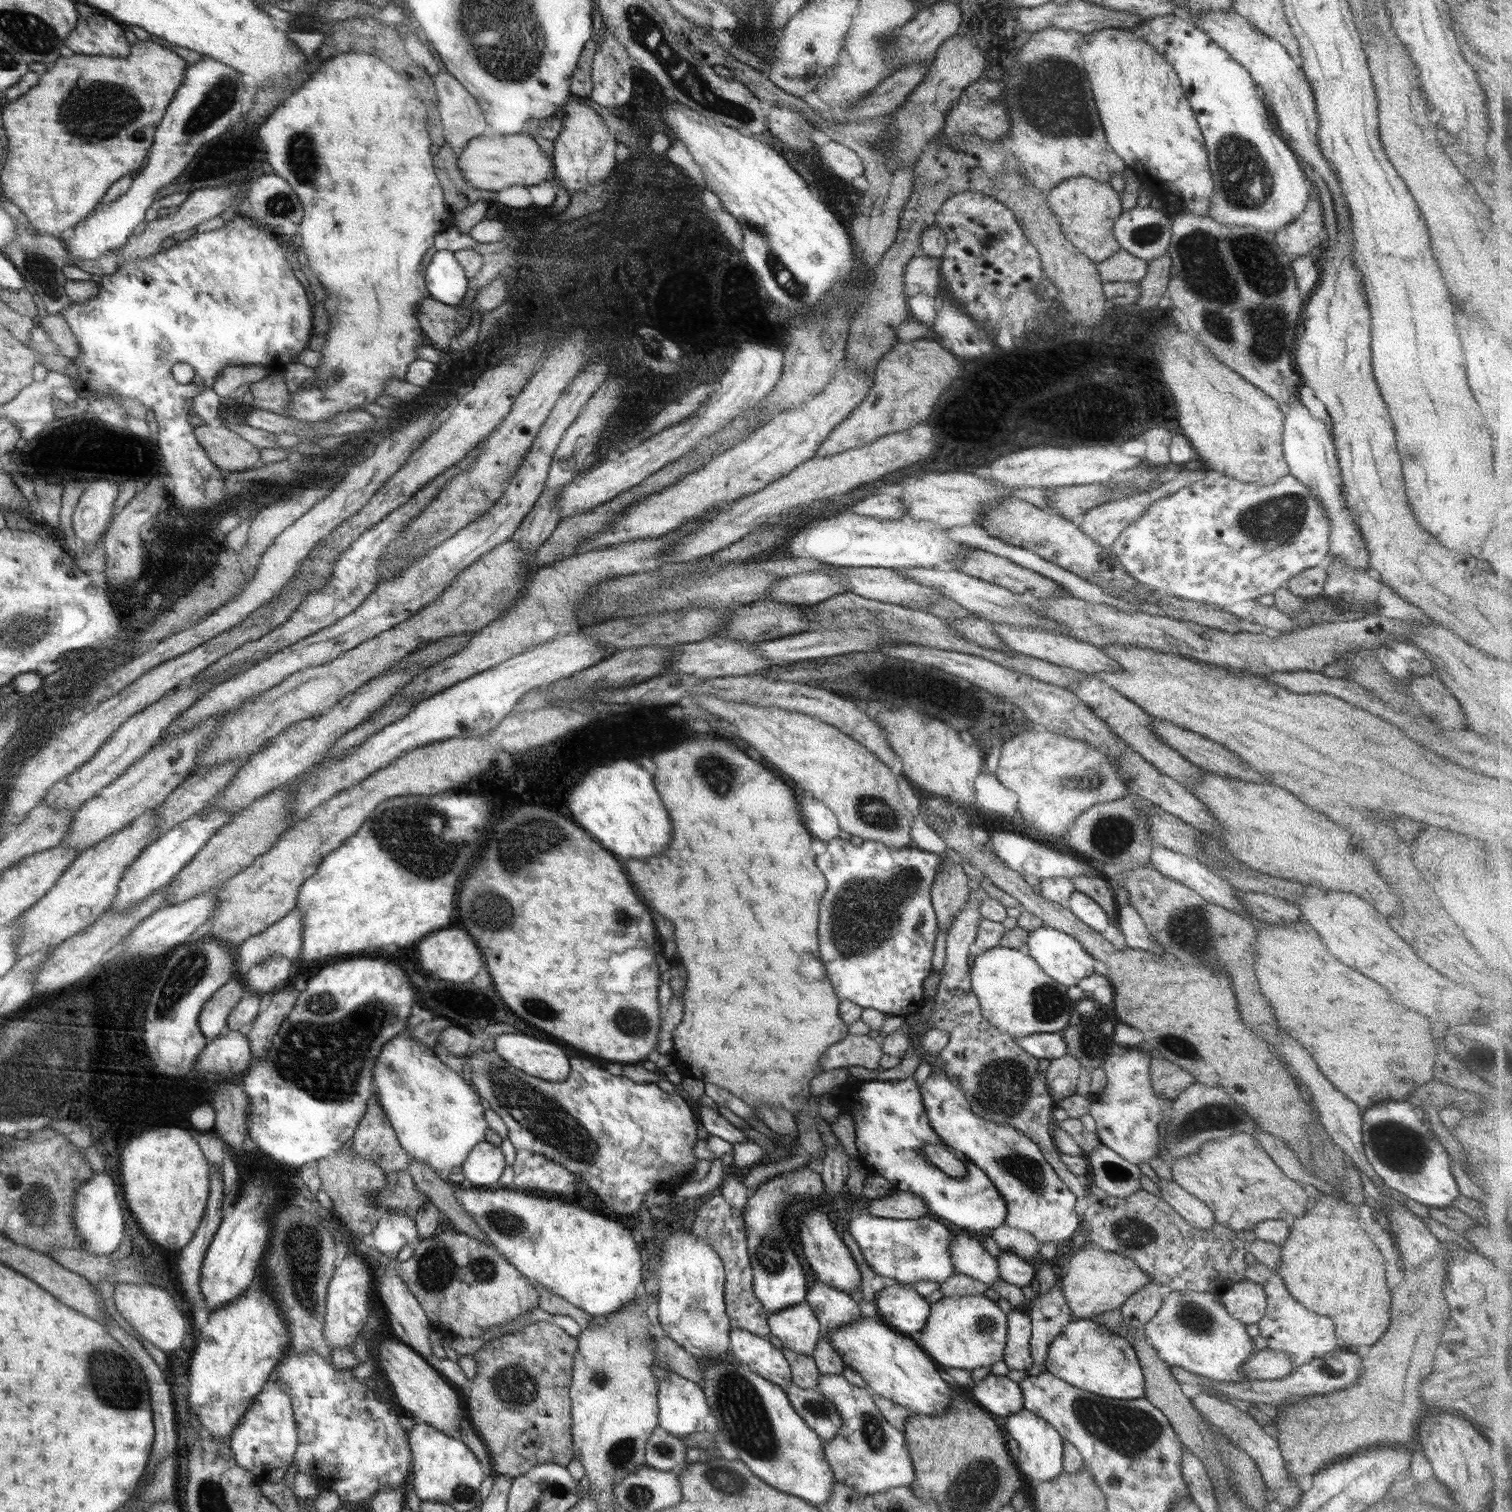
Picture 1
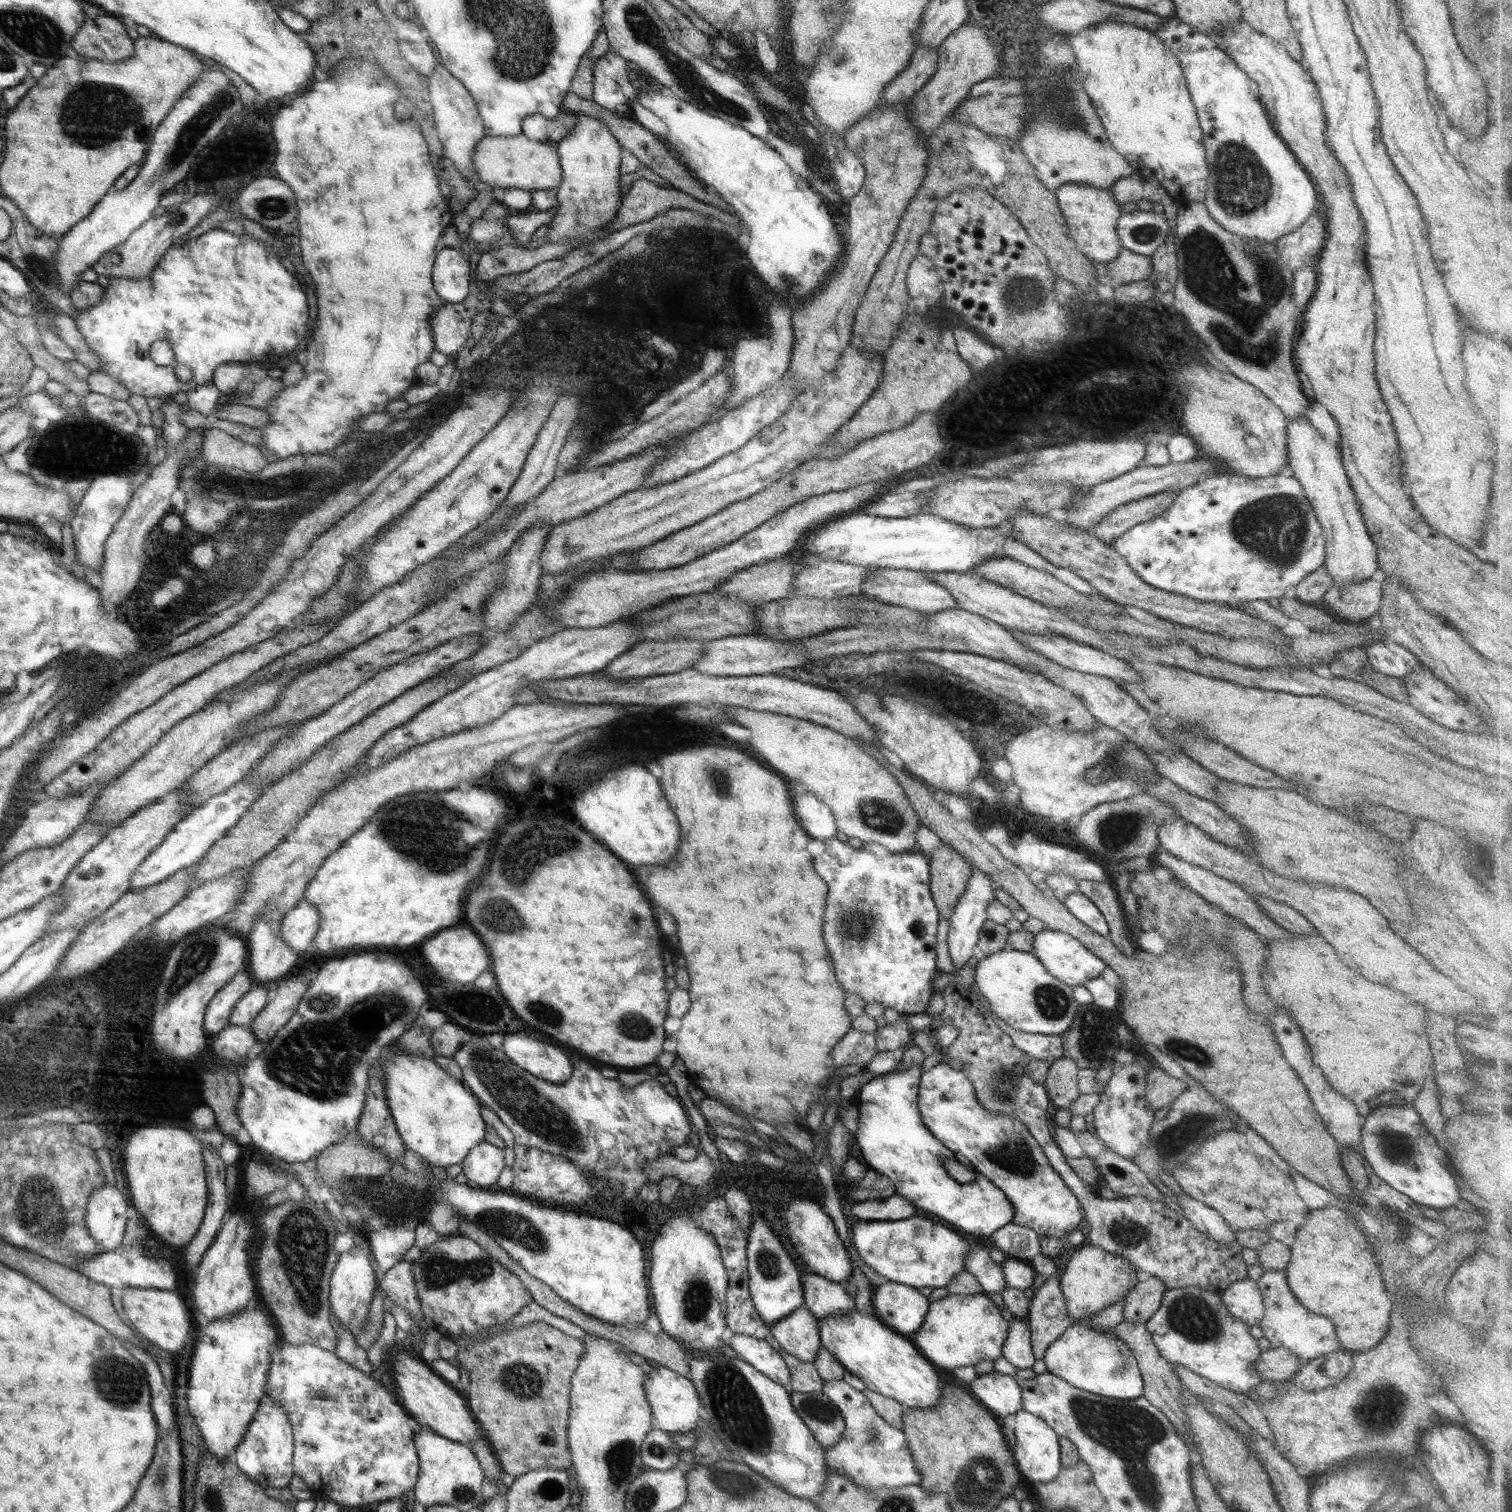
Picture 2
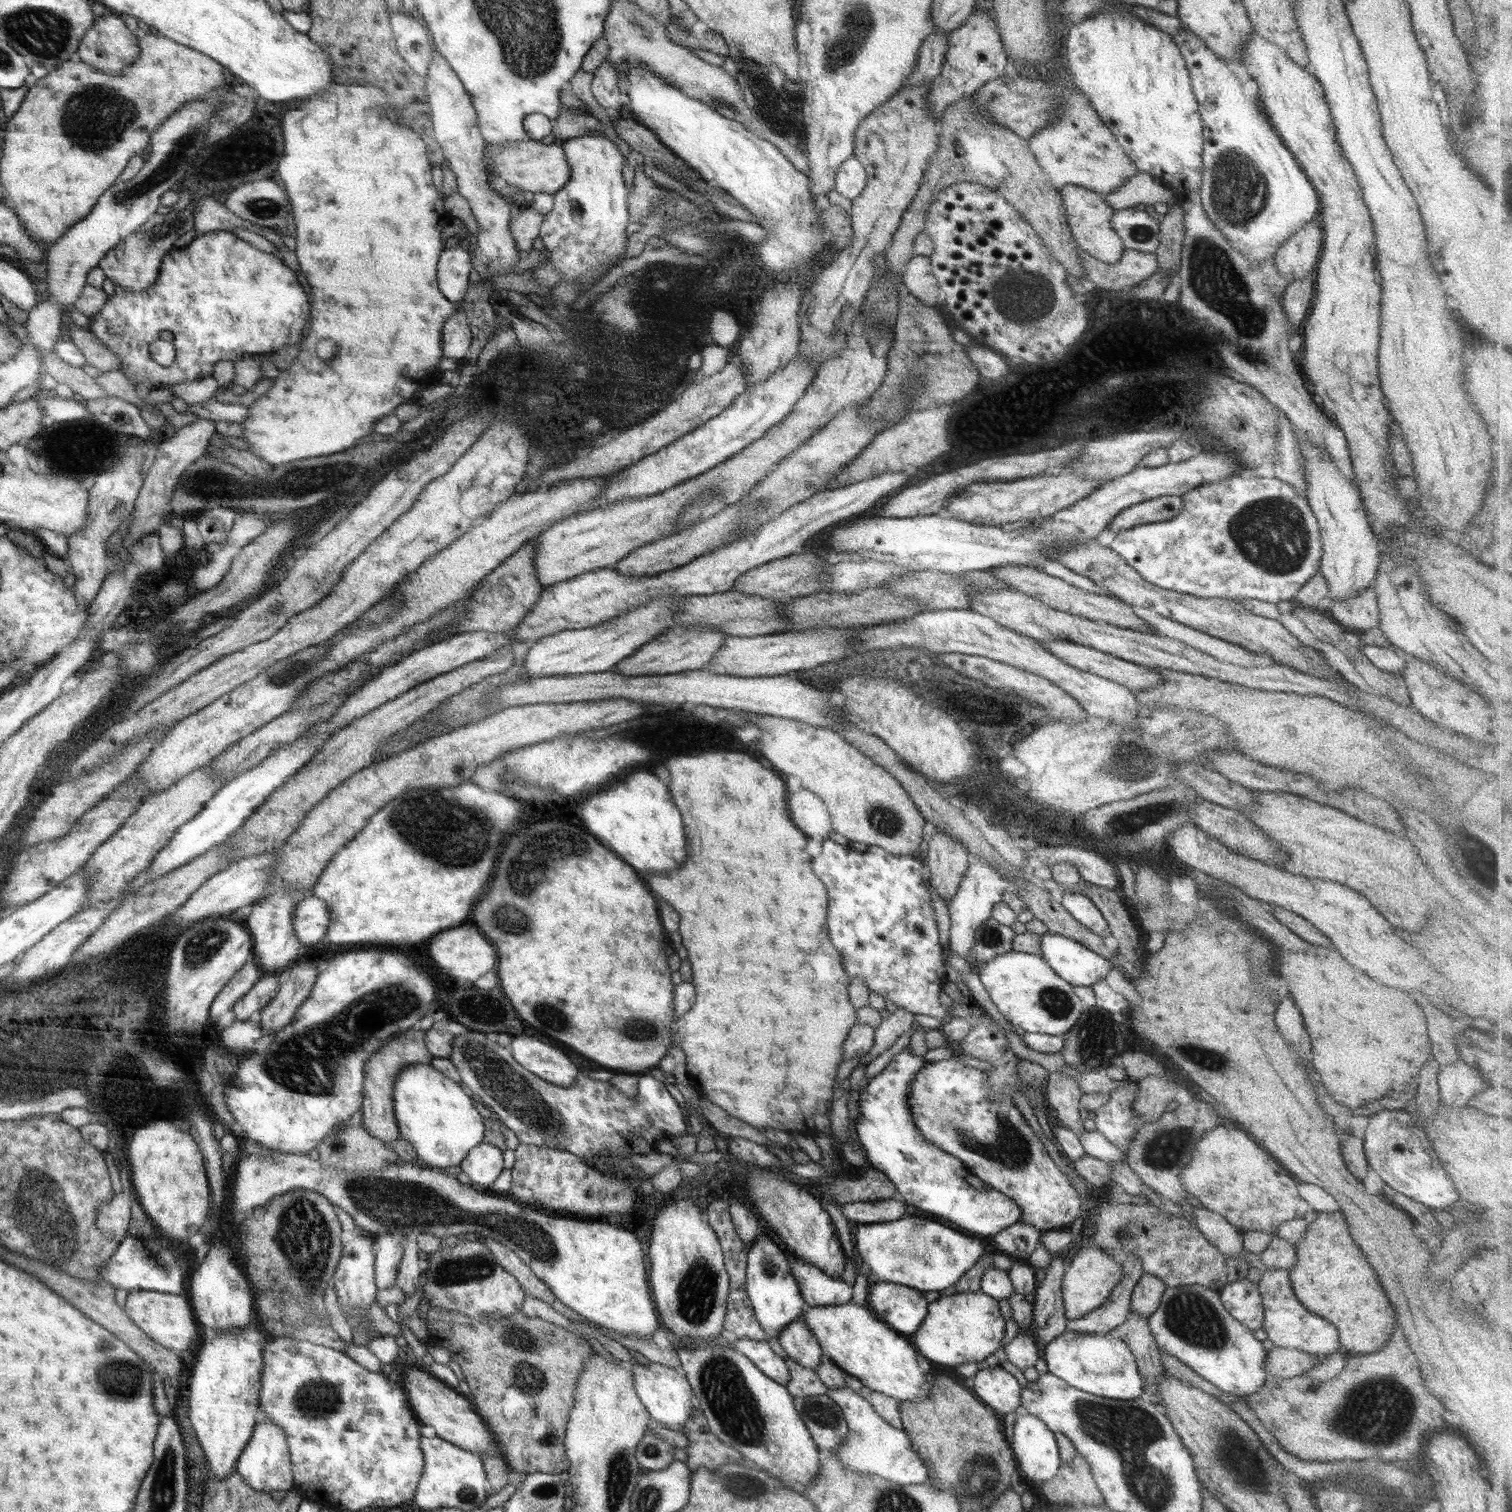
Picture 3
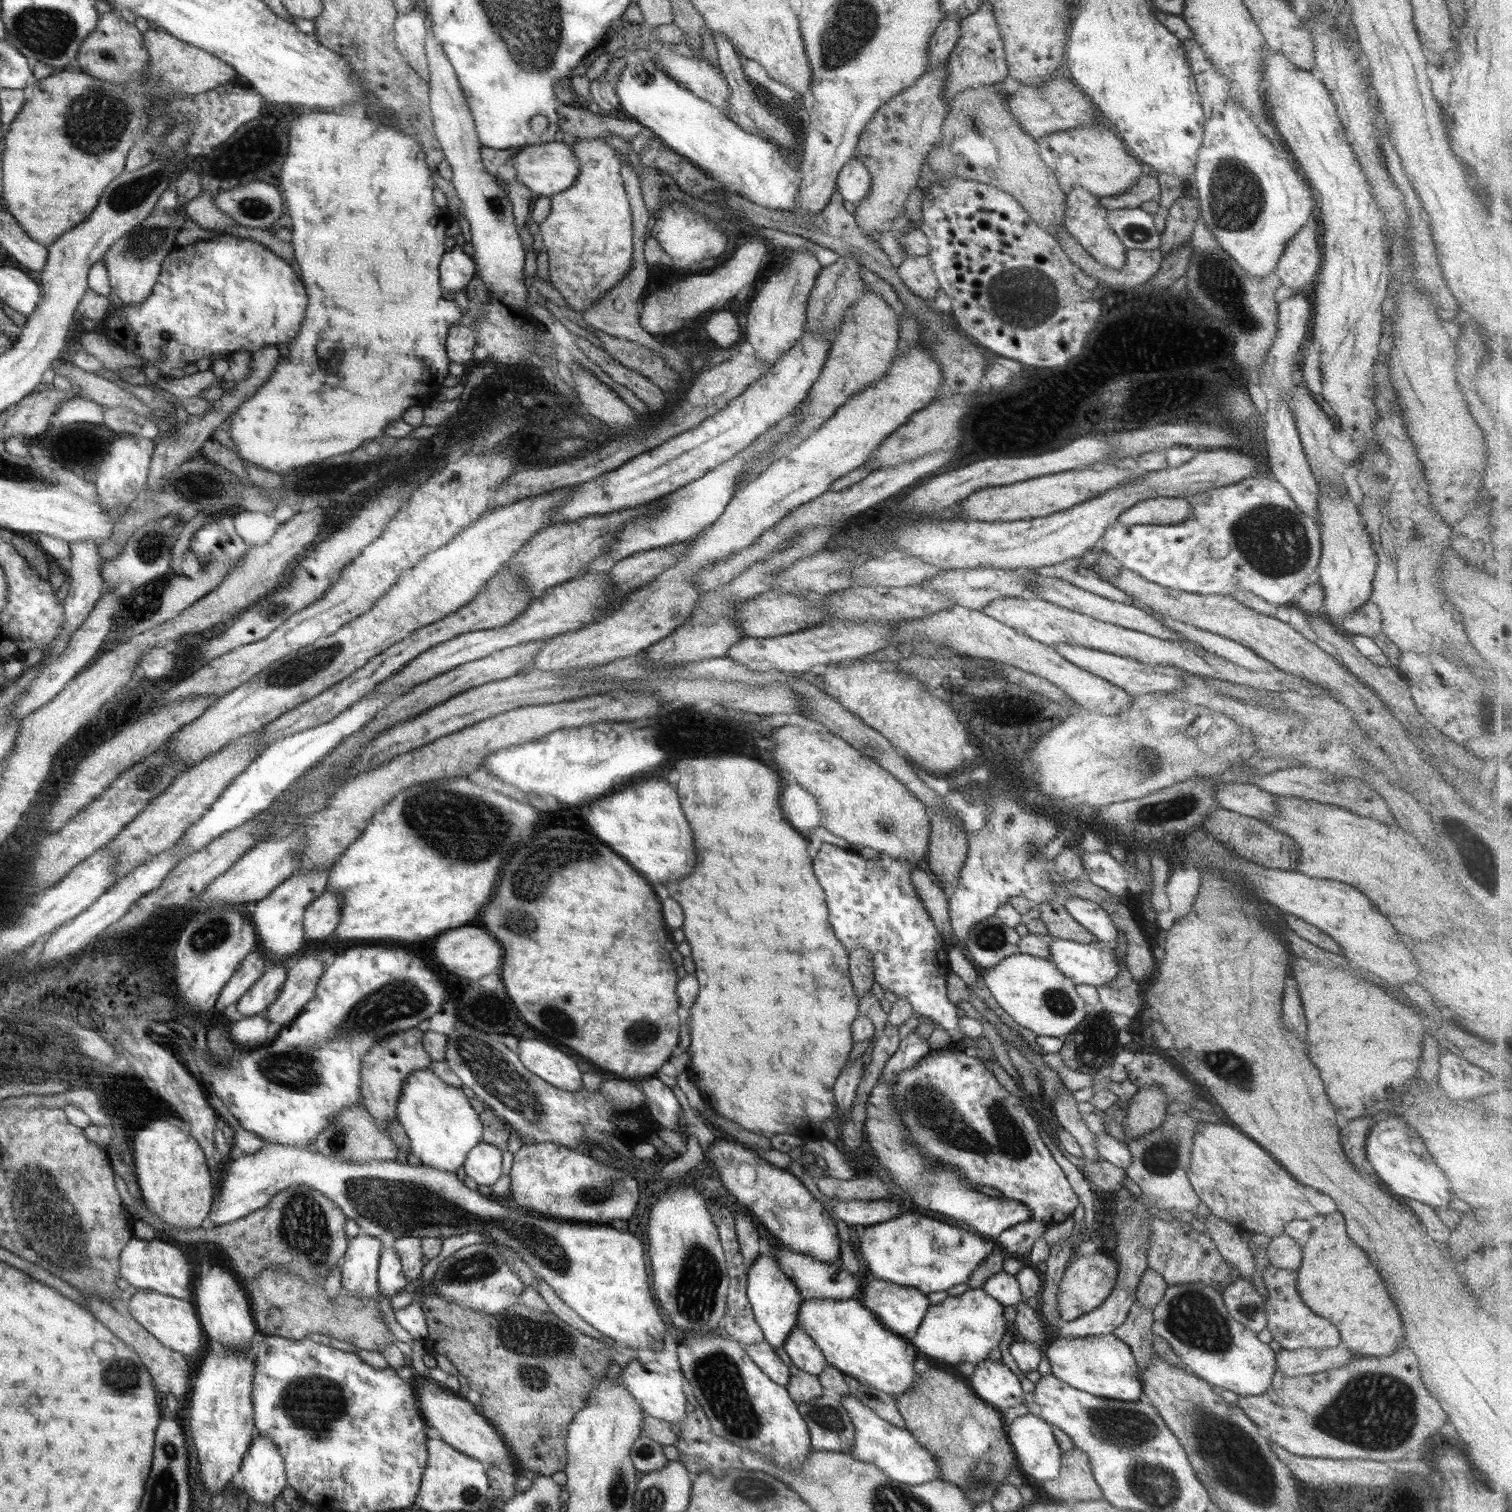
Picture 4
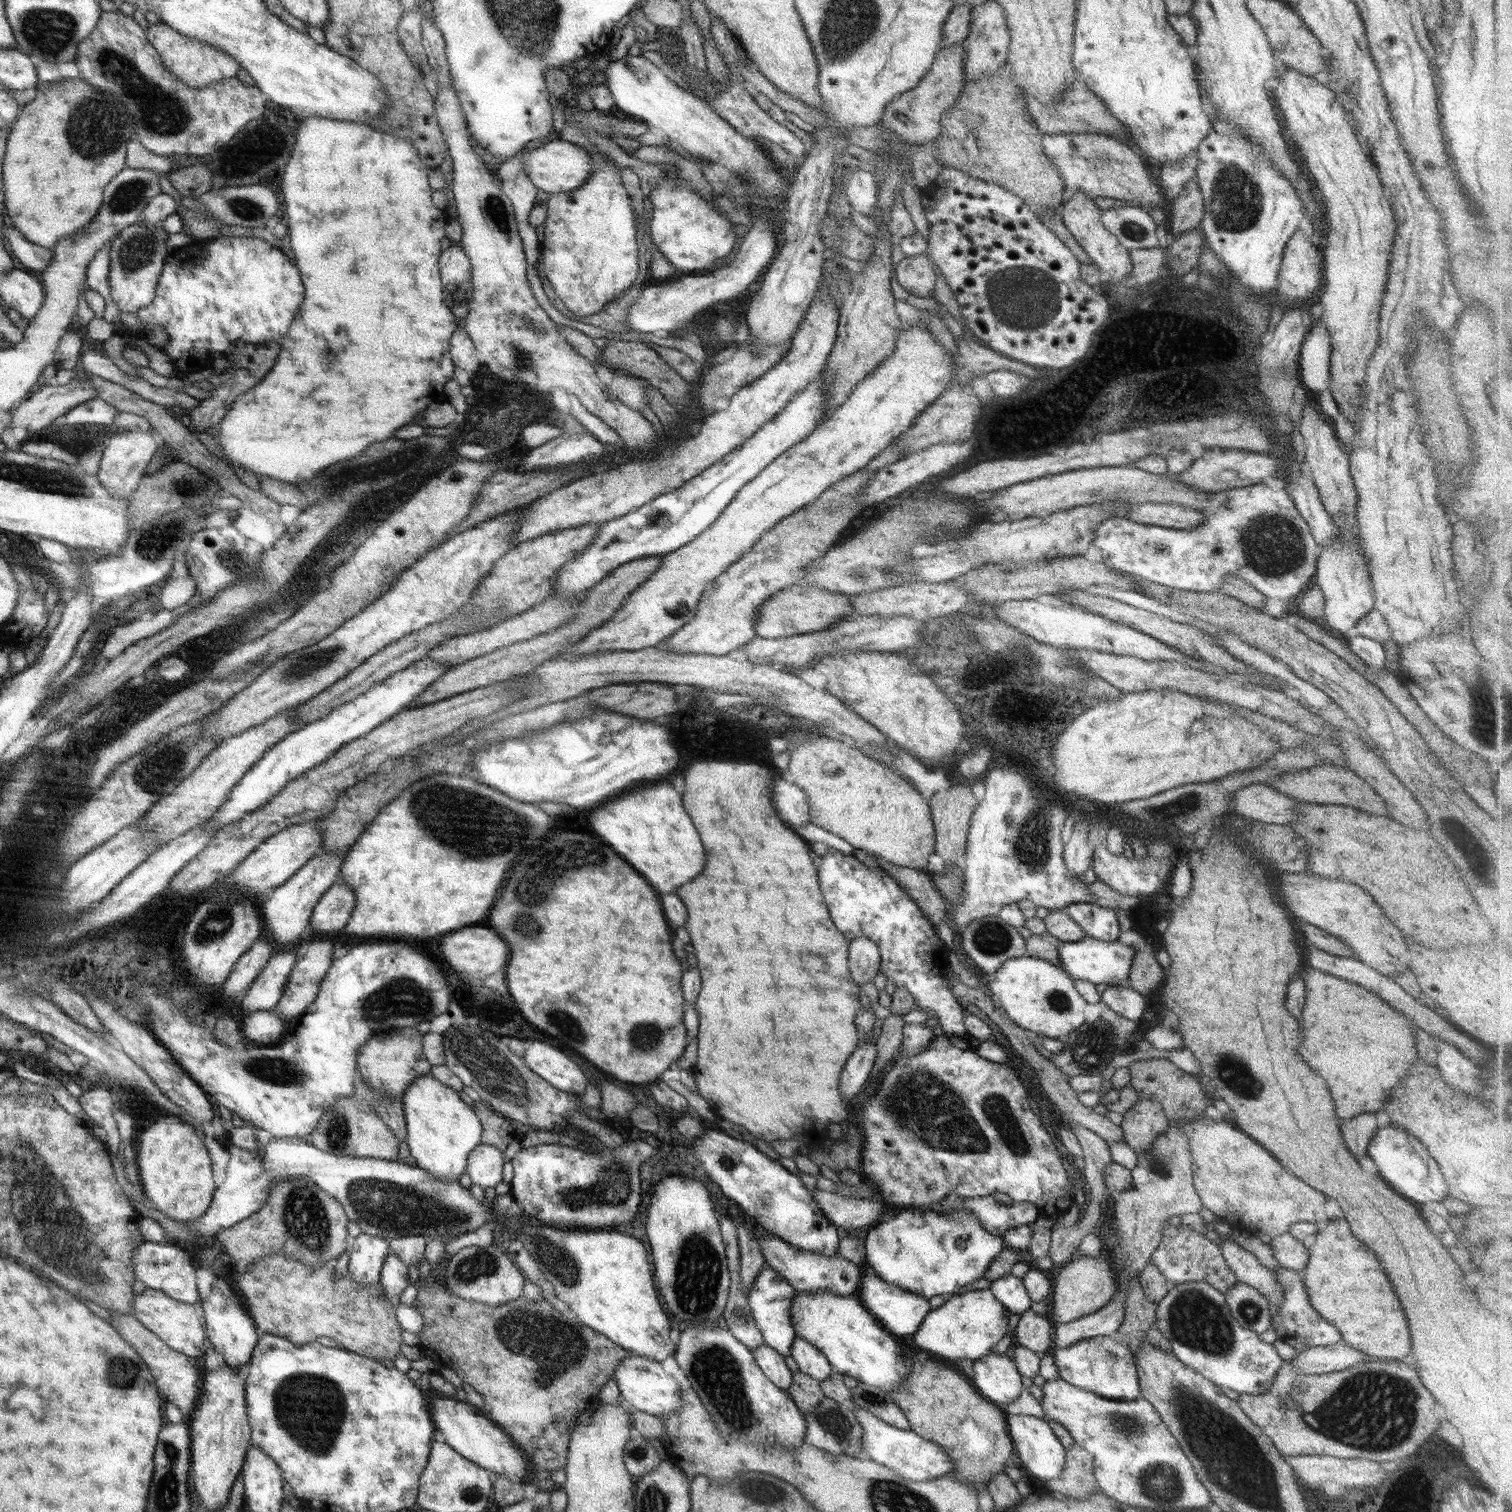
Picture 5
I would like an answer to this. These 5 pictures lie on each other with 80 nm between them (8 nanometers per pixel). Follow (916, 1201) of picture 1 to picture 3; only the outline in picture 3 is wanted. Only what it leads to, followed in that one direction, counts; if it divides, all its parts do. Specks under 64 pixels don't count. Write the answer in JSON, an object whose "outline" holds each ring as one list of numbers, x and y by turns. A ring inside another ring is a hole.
{"outline":[[889,1198,888,1200,874,1202,850,1202,841,1205,841,1211,847,1220,858,1224,872,1224,881,1222,894,1222,904,1218,908,1208,906,1203]]}

